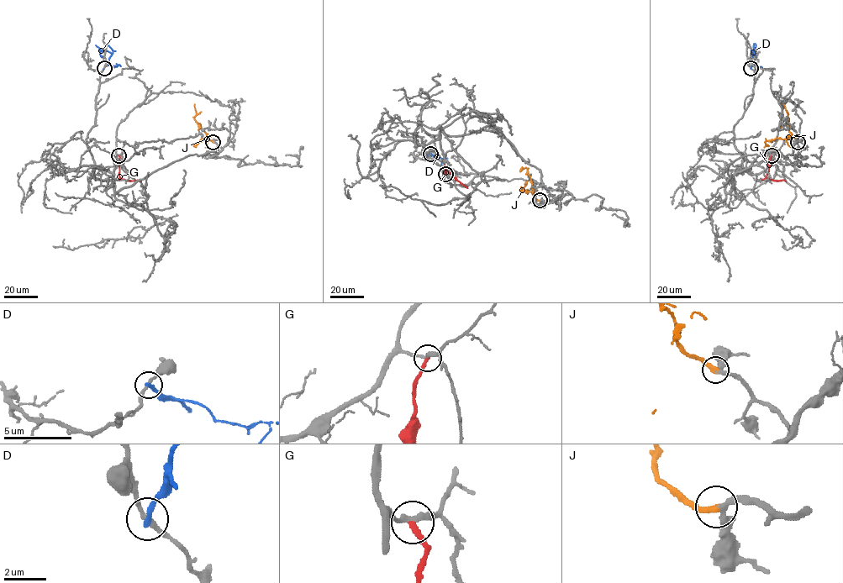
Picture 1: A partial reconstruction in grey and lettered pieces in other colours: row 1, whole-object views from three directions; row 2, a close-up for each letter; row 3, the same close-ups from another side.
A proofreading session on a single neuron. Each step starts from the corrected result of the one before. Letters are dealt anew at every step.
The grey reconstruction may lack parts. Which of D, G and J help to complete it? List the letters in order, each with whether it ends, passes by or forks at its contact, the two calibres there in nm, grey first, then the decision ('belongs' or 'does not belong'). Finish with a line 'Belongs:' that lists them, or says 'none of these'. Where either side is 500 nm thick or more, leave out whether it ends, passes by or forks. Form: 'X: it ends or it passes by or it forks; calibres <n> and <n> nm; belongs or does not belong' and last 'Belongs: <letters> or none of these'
D: it ends; calibres 200 and 280 nm; does not belong
G: it ends; calibres 240 and 240 nm; does not belong
J: it ends; calibres 280 and 340 nm; belongs
Belongs: J

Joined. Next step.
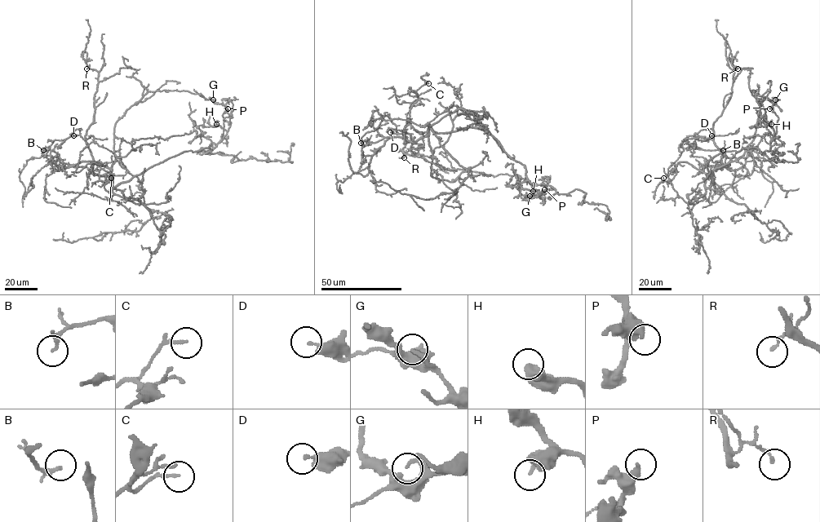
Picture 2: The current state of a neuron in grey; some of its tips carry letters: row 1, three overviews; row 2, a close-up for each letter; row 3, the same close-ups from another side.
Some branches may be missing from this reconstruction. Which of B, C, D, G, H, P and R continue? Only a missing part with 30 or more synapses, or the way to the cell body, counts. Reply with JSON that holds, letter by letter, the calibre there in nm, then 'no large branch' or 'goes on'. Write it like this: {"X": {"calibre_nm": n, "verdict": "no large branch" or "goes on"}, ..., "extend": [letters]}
{"B": {"calibre_nm": 150, "verdict": "no large branch"}, "C": {"calibre_nm": 130, "verdict": "no large branch"}, "D": {"calibre_nm": 280, "verdict": "no large branch"}, "G": {"calibre_nm": 180, "verdict": "no large branch"}, "H": {"calibre_nm": 320, "verdict": "no large branch"}, "P": {"calibre_nm": 400, "verdict": "no large branch"}, "R": {"calibre_nm": 130, "verdict": "no large branch"}, "extend": []}

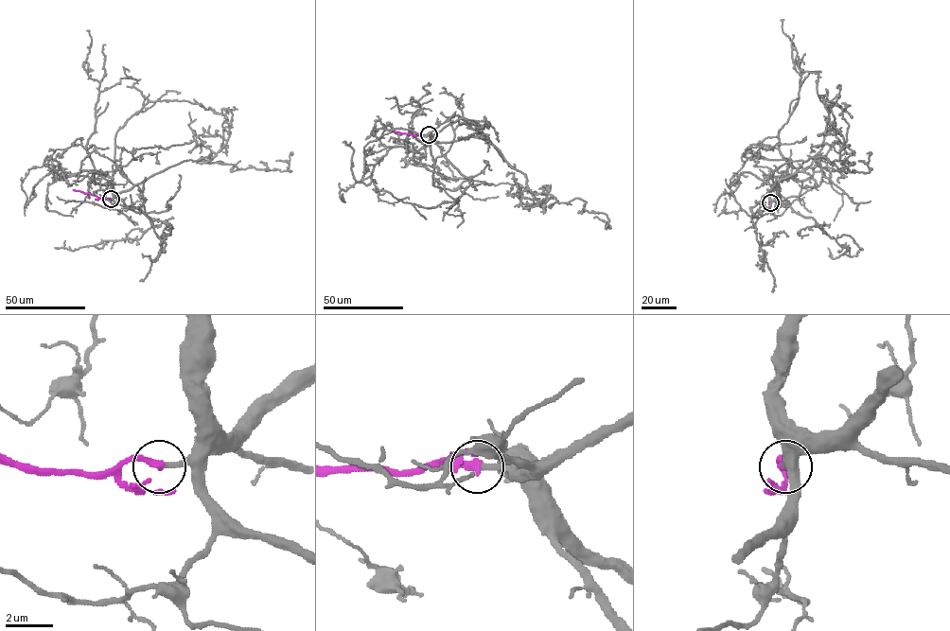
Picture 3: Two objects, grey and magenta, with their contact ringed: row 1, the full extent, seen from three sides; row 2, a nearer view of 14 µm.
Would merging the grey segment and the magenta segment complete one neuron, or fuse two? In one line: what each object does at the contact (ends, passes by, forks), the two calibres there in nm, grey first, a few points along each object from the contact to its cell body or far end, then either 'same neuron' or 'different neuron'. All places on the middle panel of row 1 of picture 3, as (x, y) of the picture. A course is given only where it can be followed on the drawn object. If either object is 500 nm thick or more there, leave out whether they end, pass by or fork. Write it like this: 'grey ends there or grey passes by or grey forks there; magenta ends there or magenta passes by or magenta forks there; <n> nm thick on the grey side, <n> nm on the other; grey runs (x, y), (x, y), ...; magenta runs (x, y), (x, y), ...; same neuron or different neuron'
grey ends there; magenta ends there; 260 nm thick on the grey side, 320 nm on the other; grey runs (428, 135), (482, 138), (525, 174), (532, 192), (558, 202), (579, 198), (608, 223), (594, 218); magenta runs (428, 135), (391, 131); same neuron

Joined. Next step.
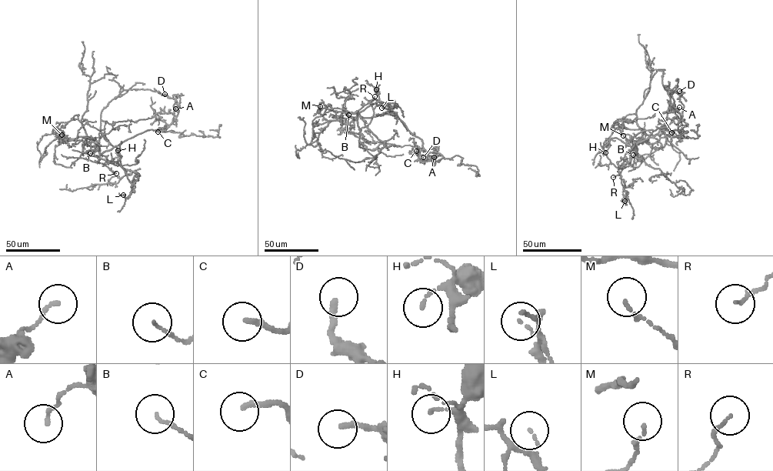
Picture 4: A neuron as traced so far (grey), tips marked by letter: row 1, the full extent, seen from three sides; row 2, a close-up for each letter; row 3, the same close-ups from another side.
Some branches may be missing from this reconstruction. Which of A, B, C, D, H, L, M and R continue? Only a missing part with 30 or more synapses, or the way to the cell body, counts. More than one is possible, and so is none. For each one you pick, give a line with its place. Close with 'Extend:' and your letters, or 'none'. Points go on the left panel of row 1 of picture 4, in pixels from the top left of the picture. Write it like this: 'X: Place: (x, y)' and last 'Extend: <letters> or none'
C: Place: (158, 131)
Extend: C

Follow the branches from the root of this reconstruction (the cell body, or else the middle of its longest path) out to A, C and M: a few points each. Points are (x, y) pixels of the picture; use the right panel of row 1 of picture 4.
A: (634, 147), (632, 138), (643, 131), (662, 127), (671, 131), (676, 130), (679, 107)
C: (634, 147), (632, 138), (643, 131), (668, 127), (671, 132)
M: (634, 147), (636, 153), (631, 156), (631, 149), (642, 138), (639, 137), (638, 141), (623, 135)

